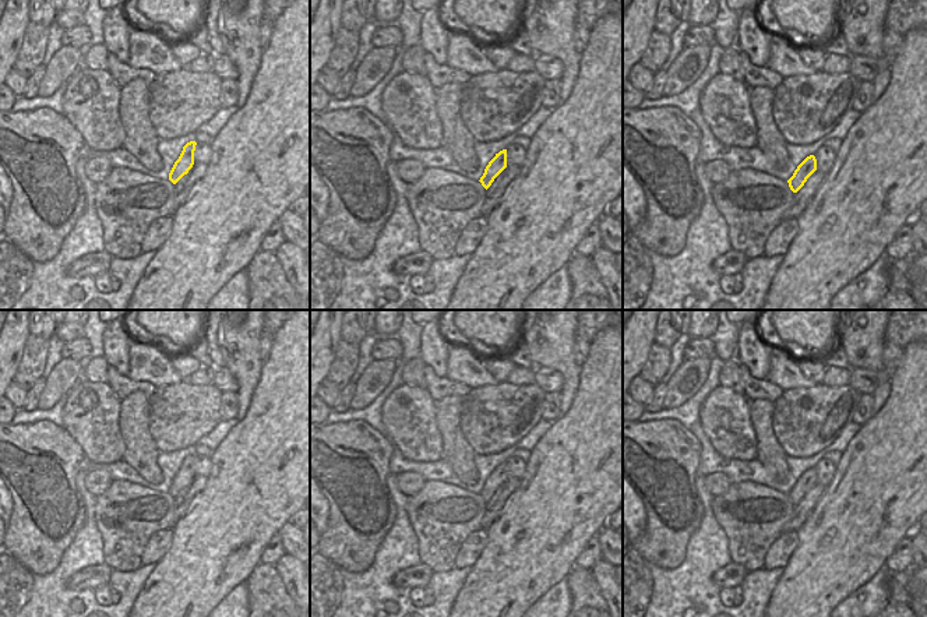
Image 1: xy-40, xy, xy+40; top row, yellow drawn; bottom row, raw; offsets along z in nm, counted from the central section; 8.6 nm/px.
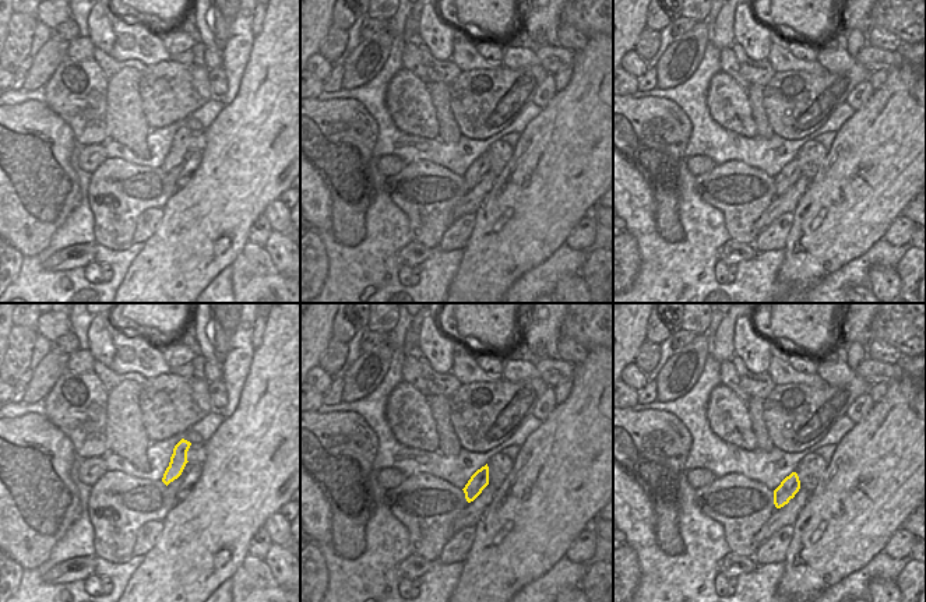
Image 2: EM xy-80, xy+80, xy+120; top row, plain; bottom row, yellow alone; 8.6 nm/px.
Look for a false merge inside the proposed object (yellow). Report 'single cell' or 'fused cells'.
single cell

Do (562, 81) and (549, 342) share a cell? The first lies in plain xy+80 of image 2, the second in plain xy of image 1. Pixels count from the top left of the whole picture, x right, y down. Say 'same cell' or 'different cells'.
same cell

